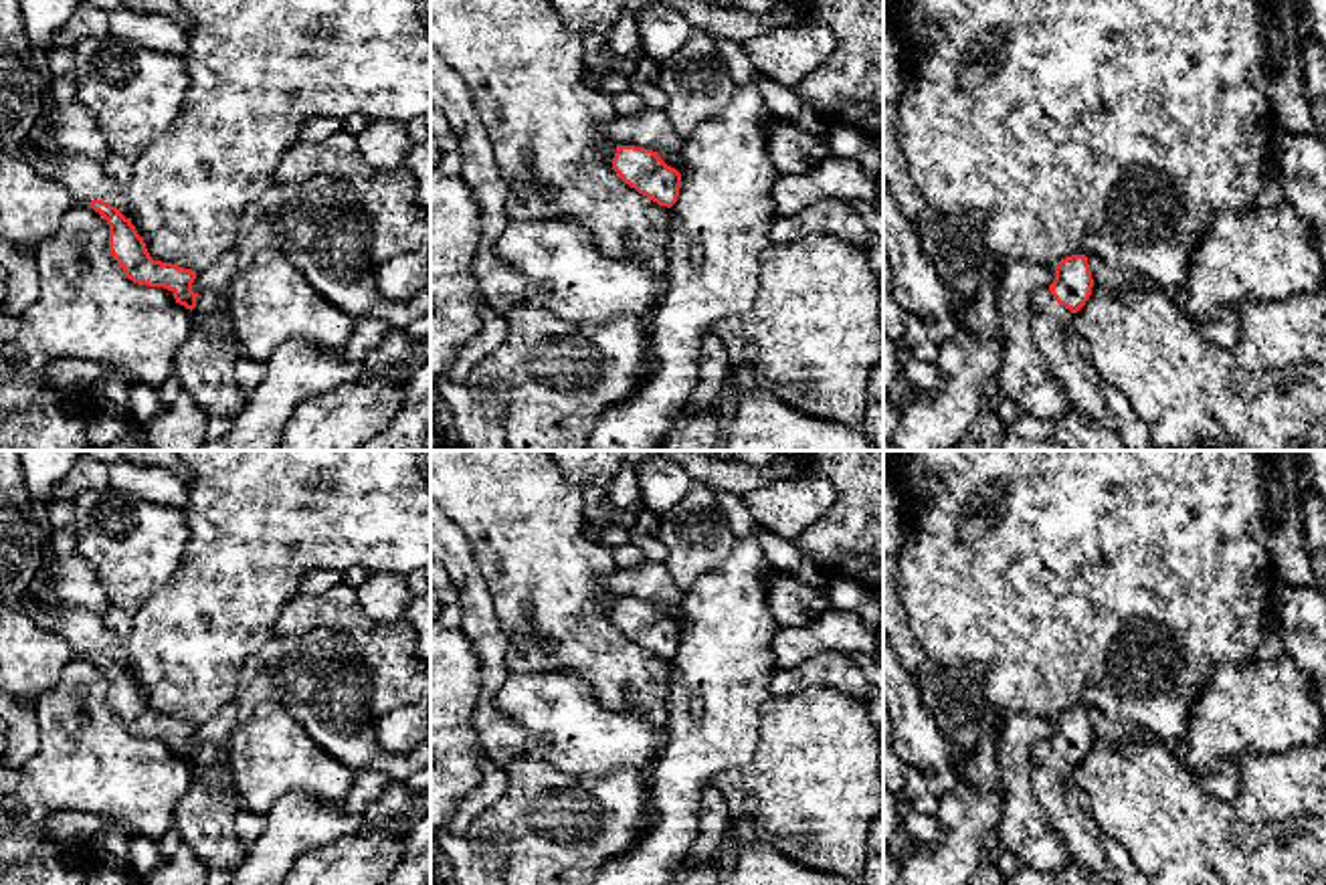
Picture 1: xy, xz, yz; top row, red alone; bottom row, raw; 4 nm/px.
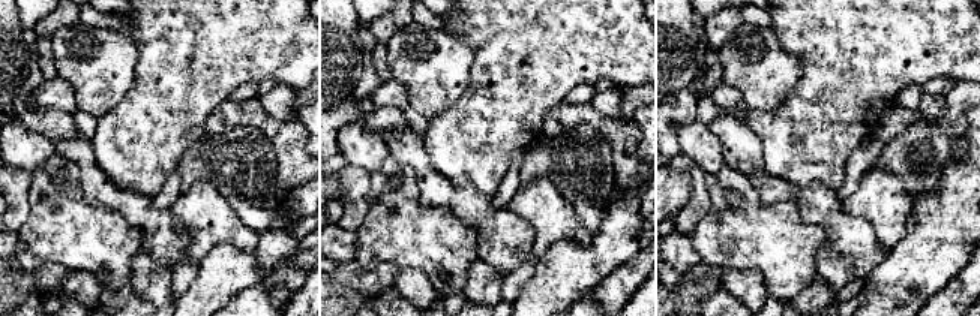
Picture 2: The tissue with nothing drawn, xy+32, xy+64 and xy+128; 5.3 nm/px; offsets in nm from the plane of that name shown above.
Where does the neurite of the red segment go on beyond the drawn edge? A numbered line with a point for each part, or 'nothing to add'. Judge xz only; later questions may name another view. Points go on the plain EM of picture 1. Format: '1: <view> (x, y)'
1: xz (678, 615)

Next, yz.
1: yz (1066, 807)

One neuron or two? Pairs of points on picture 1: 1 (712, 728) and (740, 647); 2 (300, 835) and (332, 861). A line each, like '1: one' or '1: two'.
1: one
2: two

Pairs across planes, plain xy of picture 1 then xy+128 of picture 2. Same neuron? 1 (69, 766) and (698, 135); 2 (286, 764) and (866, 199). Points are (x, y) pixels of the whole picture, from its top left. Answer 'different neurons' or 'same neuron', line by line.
1: different neurons
2: same neuron

